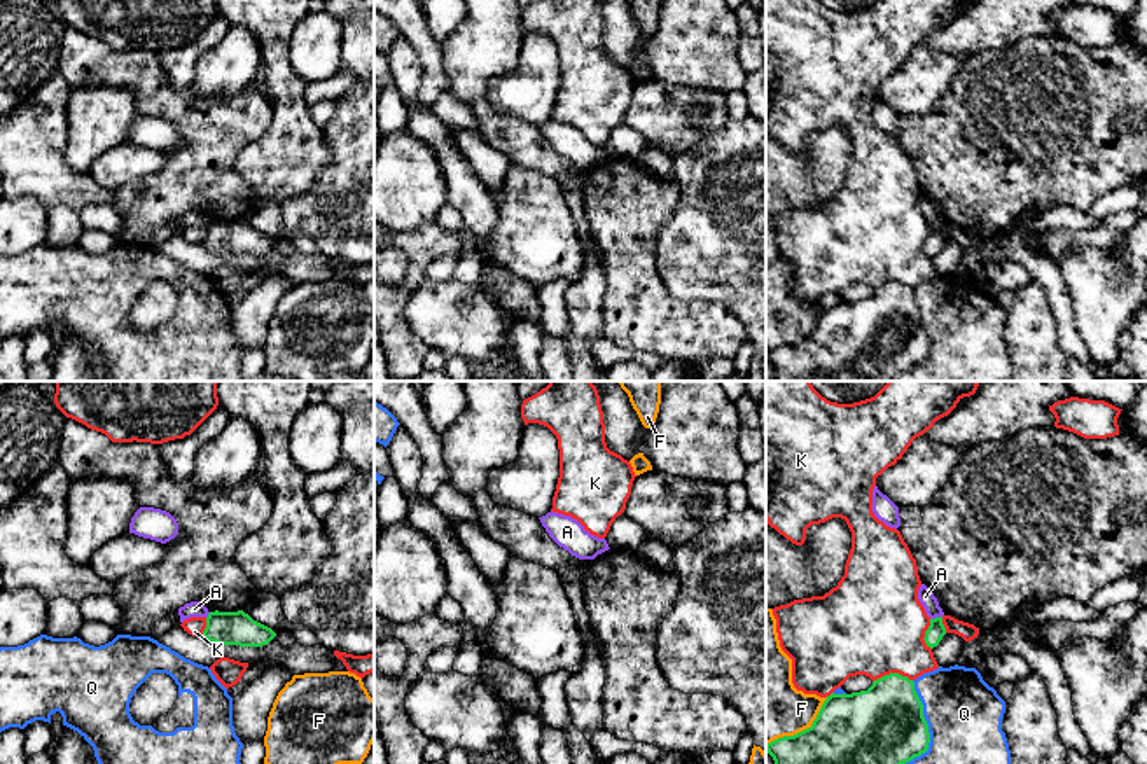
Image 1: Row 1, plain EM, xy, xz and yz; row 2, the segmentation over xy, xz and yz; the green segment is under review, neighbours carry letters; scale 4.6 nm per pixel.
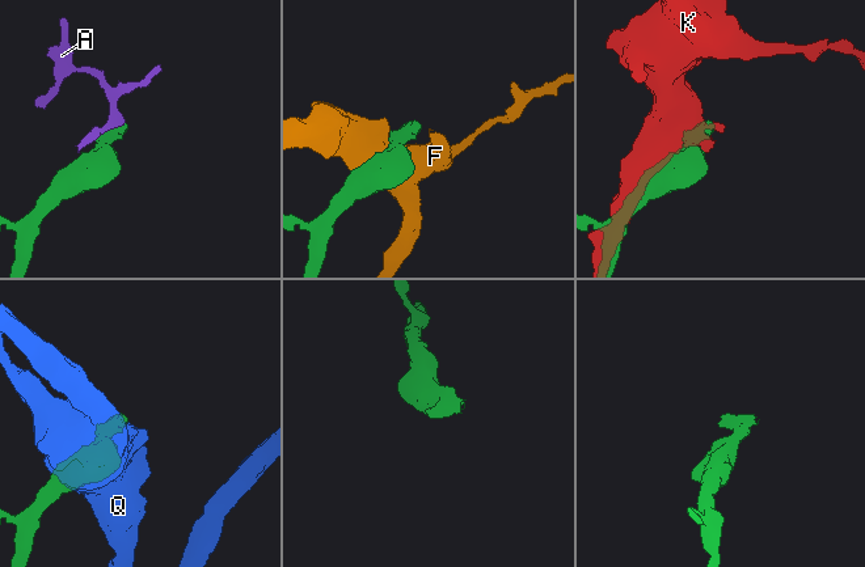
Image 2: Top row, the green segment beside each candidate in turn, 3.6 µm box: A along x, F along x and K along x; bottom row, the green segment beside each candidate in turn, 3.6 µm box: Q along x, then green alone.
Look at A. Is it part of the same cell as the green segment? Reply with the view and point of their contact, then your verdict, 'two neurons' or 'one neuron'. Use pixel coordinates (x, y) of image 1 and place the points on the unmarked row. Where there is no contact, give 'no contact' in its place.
contact yz (936, 226); two neurons

